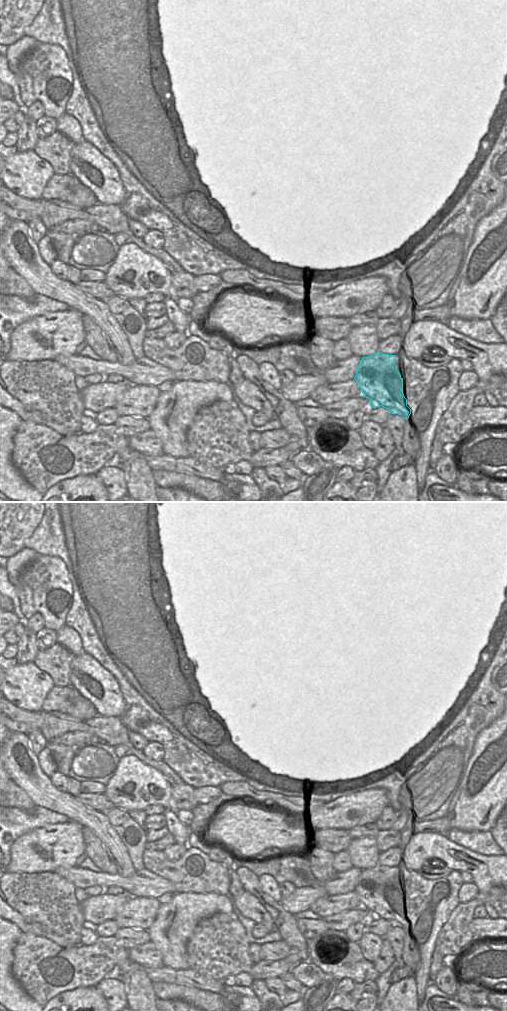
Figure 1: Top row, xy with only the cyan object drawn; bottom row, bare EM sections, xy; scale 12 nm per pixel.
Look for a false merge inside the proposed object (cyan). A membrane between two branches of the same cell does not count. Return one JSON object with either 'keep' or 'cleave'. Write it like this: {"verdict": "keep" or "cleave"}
{"verdict": "cleave"}

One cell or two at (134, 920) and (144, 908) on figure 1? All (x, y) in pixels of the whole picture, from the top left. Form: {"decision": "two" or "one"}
{"decision": "one"}

